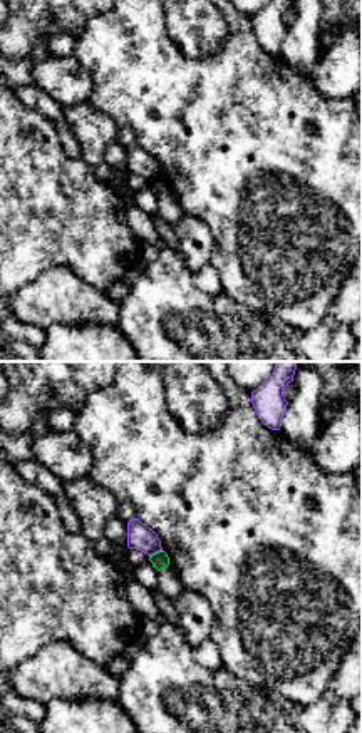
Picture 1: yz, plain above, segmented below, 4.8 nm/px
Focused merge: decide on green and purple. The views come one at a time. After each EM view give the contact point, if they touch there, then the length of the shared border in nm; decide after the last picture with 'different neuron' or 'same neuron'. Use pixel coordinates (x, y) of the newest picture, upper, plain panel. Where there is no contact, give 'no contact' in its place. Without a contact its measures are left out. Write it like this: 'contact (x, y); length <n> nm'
contact (156, 178); length 70 nm

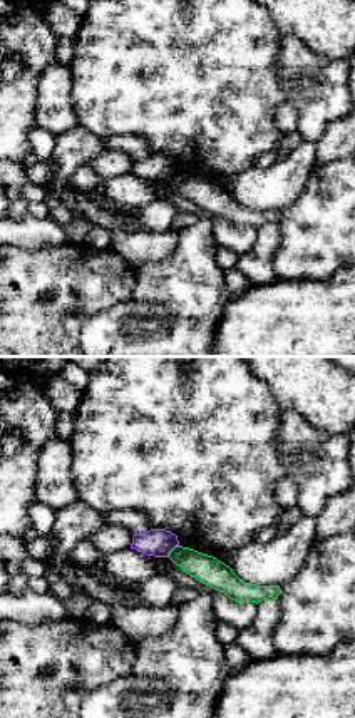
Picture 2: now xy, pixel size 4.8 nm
contact (171, 176); length 90 nm

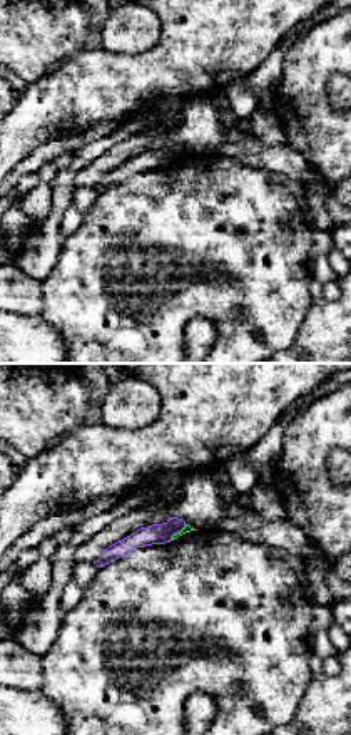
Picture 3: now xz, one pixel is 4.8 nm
contact (178, 158); length 120 nm

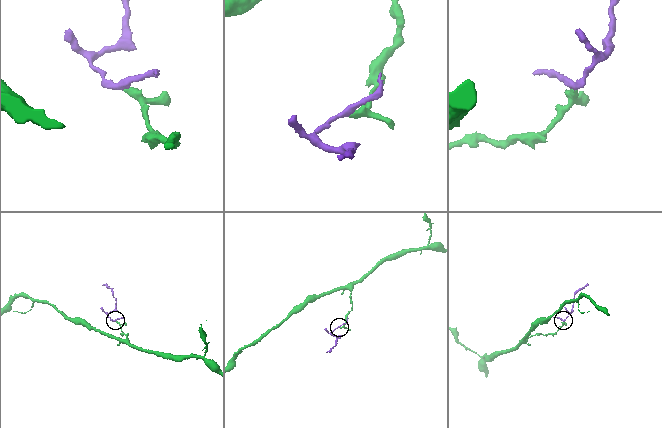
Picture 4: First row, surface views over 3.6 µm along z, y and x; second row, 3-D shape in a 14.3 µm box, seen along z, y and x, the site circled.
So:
different neuron

